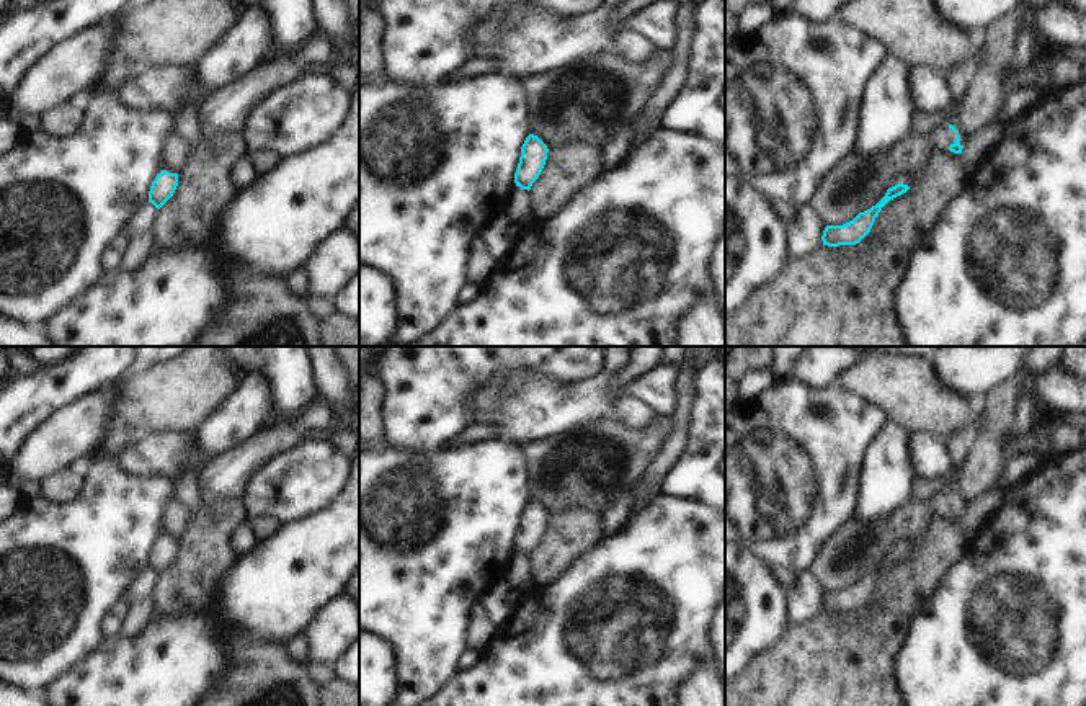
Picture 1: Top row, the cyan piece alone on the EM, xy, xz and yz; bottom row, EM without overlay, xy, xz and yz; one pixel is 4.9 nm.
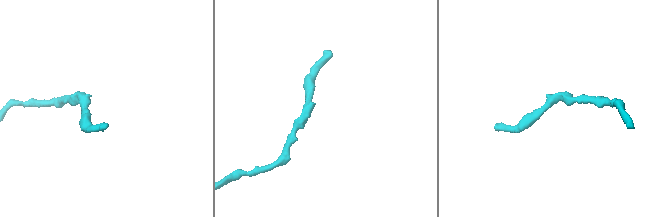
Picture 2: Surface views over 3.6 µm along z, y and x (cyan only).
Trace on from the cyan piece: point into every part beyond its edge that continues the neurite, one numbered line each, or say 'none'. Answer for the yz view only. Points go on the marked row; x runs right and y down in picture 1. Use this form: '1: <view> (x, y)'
1: yz (943, 136)

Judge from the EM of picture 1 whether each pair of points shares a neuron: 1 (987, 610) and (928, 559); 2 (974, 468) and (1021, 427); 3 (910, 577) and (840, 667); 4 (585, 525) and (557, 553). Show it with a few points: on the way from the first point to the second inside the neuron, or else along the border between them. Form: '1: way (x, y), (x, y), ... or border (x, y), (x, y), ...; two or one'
1: border (967, 541), (959, 561), (923, 605); two
2: border (1018, 406), (1013, 427), (1005, 438), (1003, 461); two
3: way (895, 600), (881, 626), (863, 644); one
4: way (578, 531), (564, 546); one

